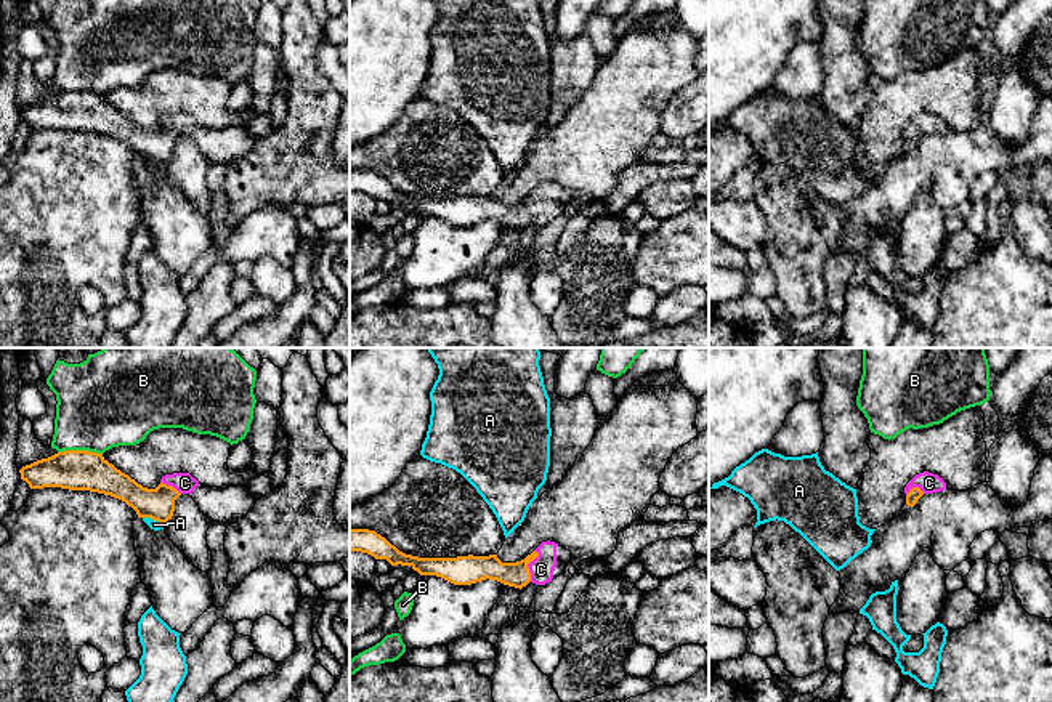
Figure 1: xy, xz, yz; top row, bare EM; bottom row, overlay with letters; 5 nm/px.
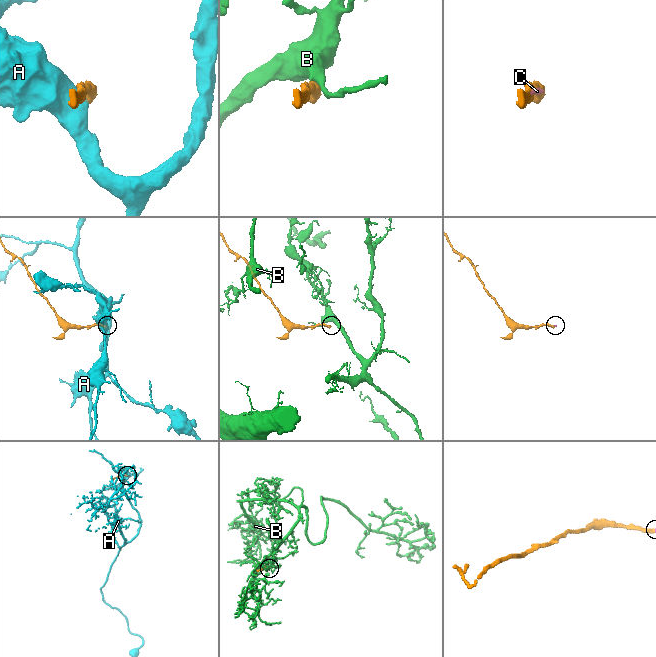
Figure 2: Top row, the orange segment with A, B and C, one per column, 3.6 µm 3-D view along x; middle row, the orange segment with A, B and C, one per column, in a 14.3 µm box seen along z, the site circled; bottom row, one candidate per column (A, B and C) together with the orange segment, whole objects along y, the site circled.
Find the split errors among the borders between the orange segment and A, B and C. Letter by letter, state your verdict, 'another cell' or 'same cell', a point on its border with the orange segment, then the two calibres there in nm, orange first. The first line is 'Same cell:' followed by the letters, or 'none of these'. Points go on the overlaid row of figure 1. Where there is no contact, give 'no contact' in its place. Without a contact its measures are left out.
Same cell: C
A: another cell; meets orange in xy at (153, 518); 160 nm thick on the orange side, 50 nm on the other
B: another cell; meets orange in xy at (80, 451); 200 nm thick on the orange side, 440 nm on the other
C: same cell; meets orange in xz at (526, 566); 130 nm thick on the orange side, 120 nm on the other

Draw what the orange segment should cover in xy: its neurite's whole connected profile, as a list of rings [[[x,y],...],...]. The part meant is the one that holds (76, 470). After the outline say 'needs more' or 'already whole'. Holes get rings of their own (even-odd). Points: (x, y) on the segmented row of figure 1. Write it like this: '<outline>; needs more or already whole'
[[[64,450],[19,470],[30,489],[61,487],[111,495],[132,506],[138,518],[165,524],[175,511],[175,500],[189,494],[210,522],[233,524],[250,510],[257,498],[247,486],[210,487],[189,473],[165,474],[156,489],[148,489],[109,463],[103,454]]]; needs more

